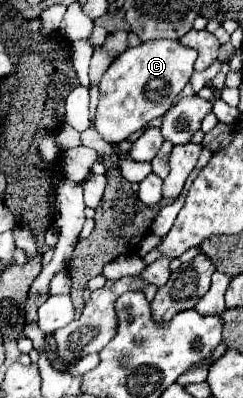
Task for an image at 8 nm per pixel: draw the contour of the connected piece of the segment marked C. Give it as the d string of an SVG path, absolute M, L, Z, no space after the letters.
M149 40L127 48L117 56L99 84L99 104L95 128L111 144L123 142L129 134L141 130L153 118L163 116L175 102L177 94L191 78L197 52L179 40Z

